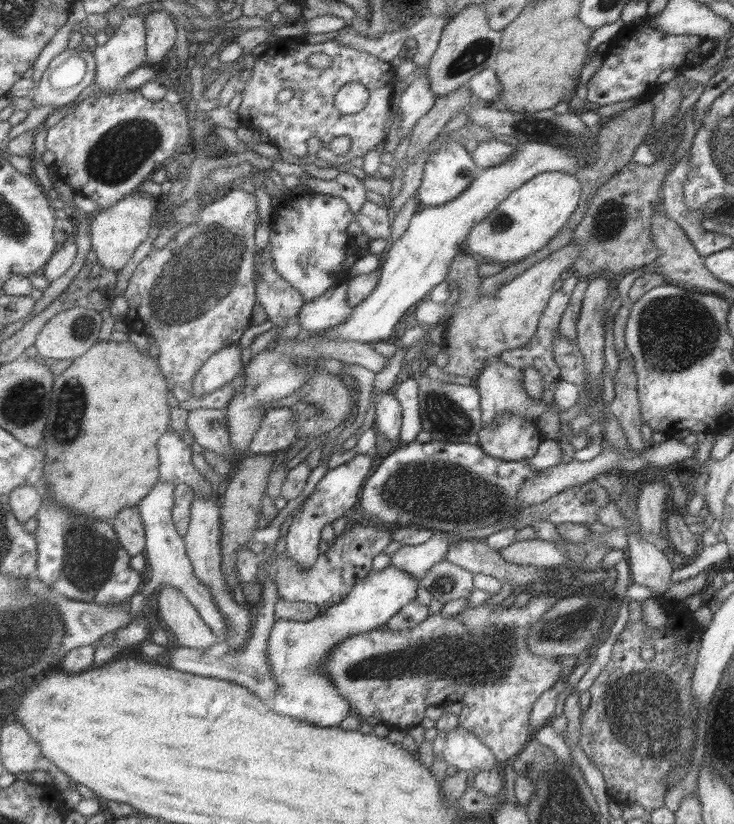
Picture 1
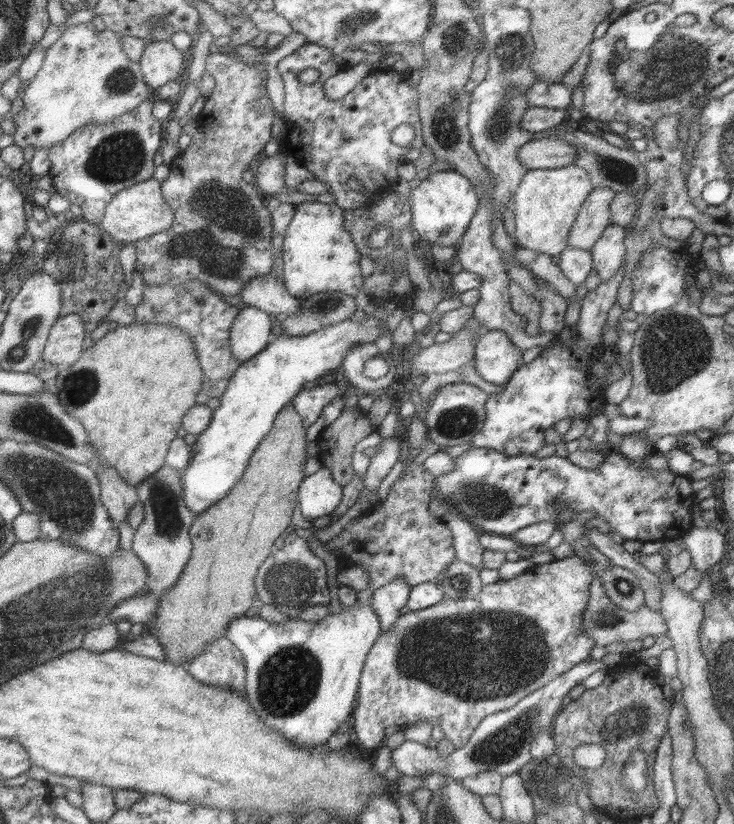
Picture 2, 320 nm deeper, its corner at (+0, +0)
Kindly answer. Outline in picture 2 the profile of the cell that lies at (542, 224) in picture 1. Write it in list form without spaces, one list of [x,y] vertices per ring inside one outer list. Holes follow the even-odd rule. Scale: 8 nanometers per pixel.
[[[573,163],[555,169],[528,170],[512,195],[516,244],[550,257],[561,254],[573,221],[592,187],[587,172]]]

